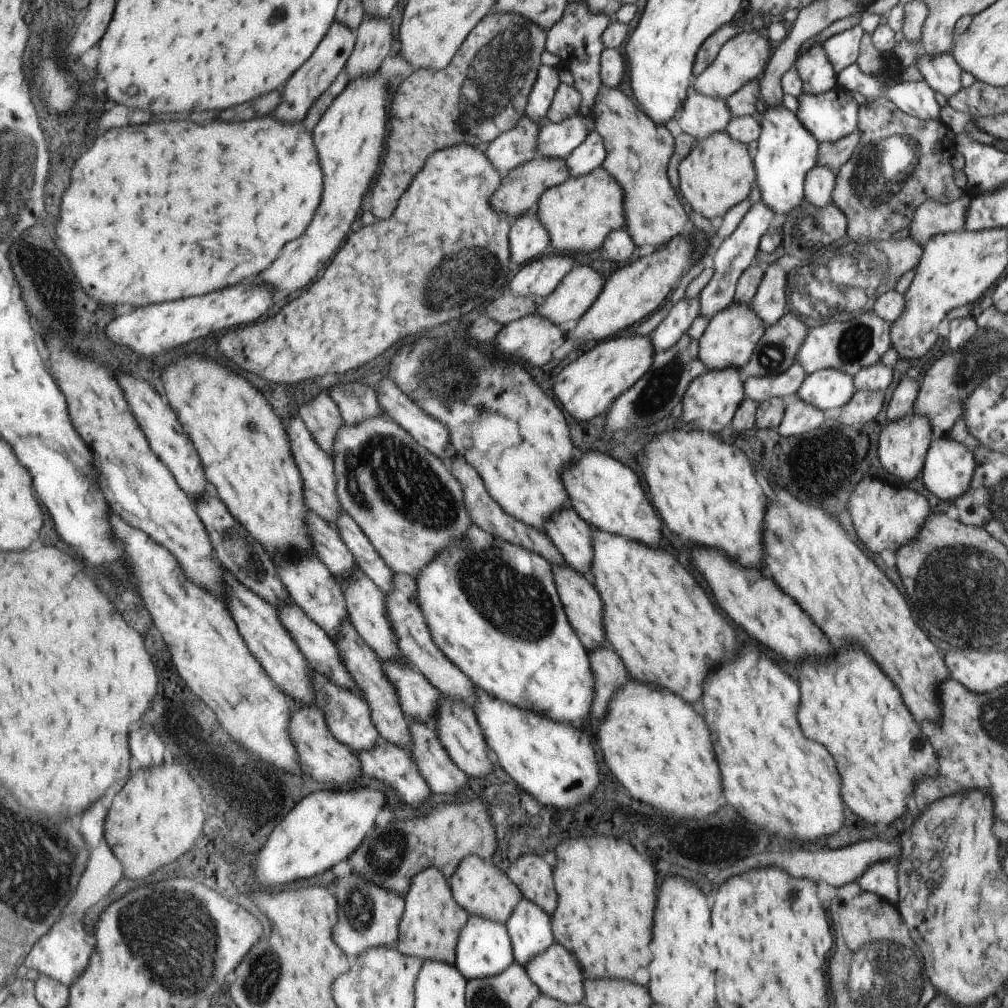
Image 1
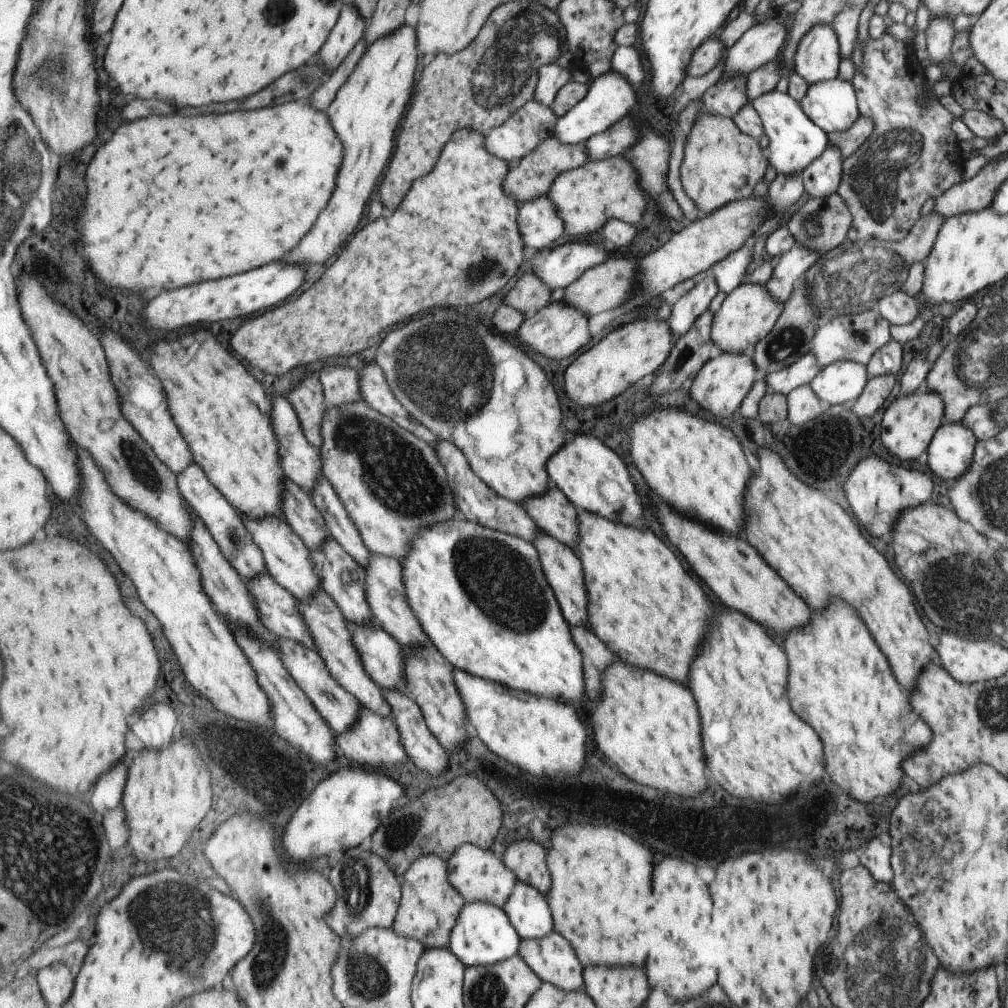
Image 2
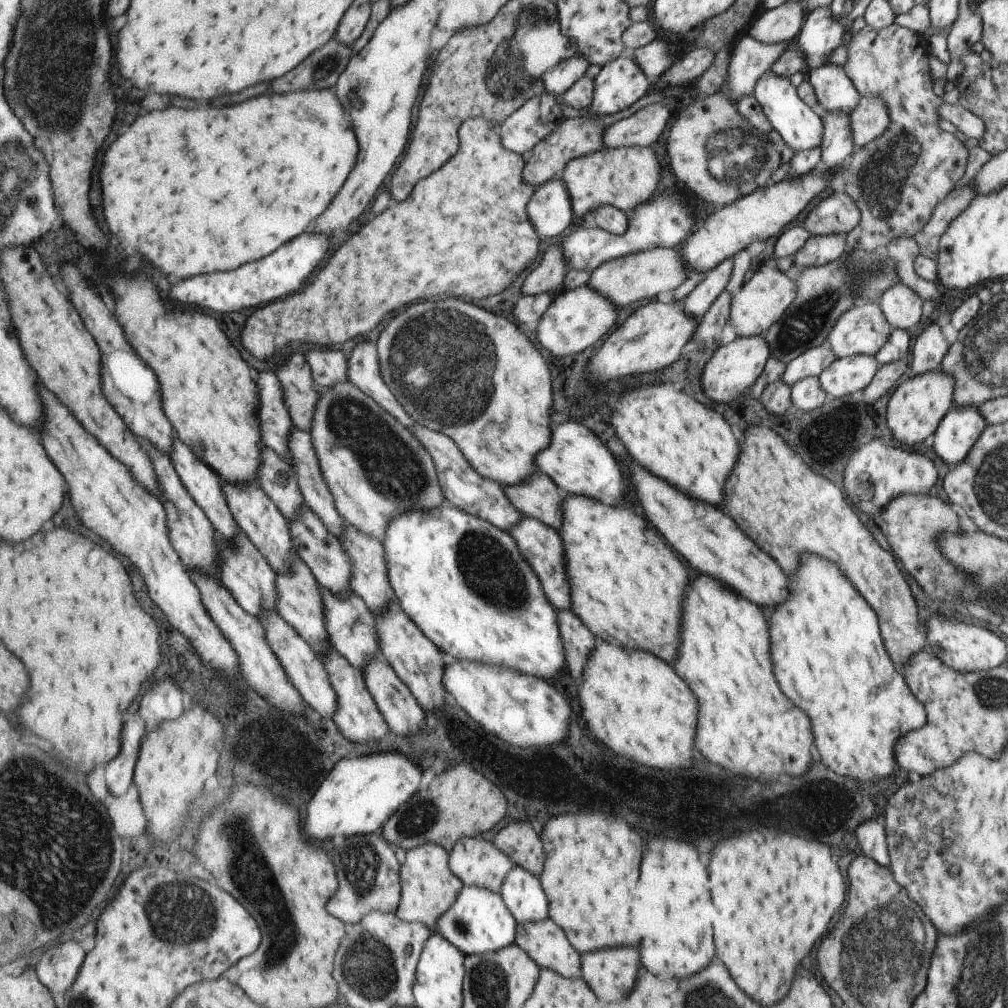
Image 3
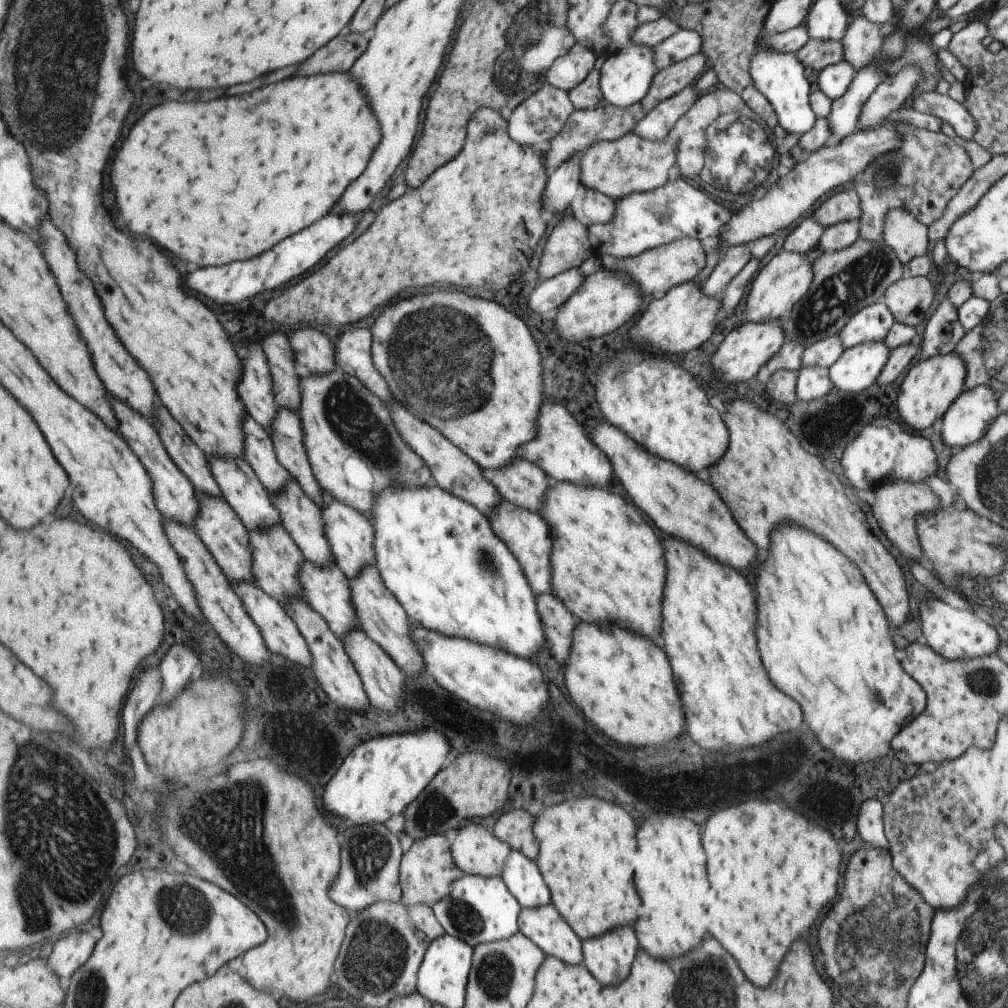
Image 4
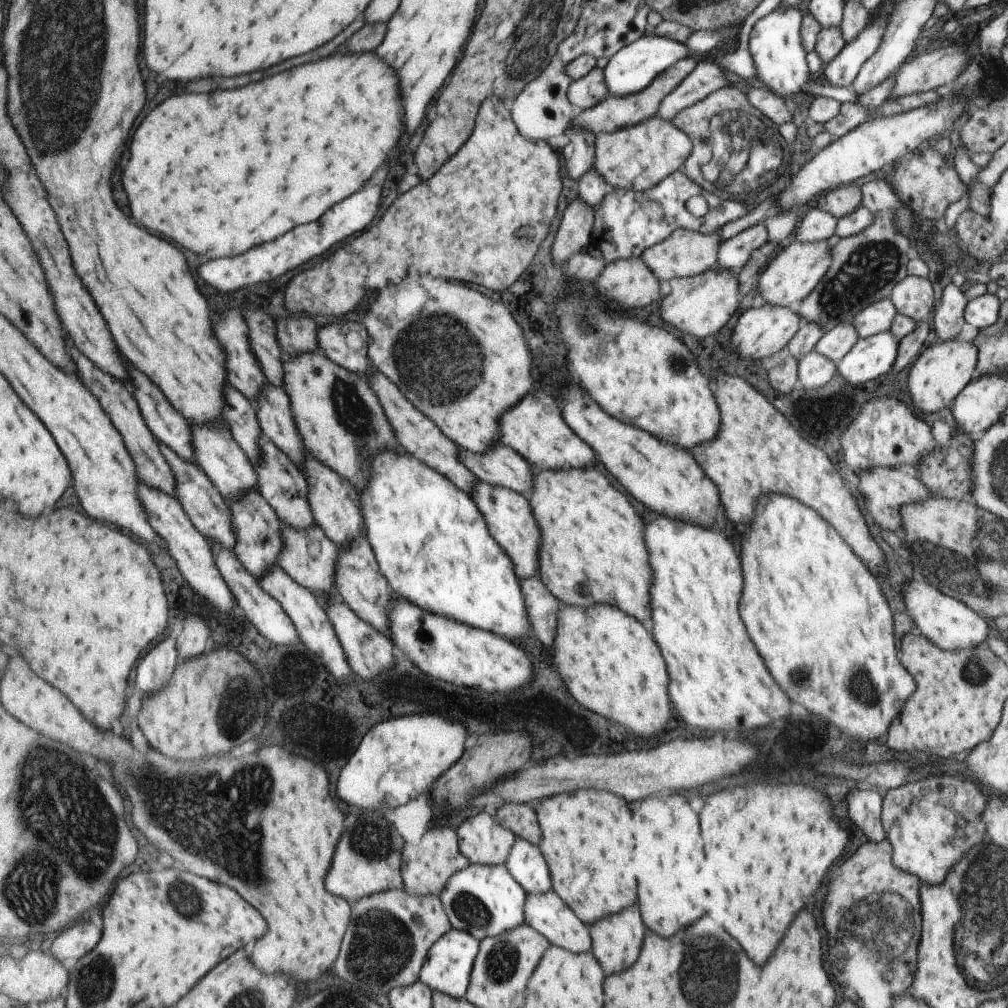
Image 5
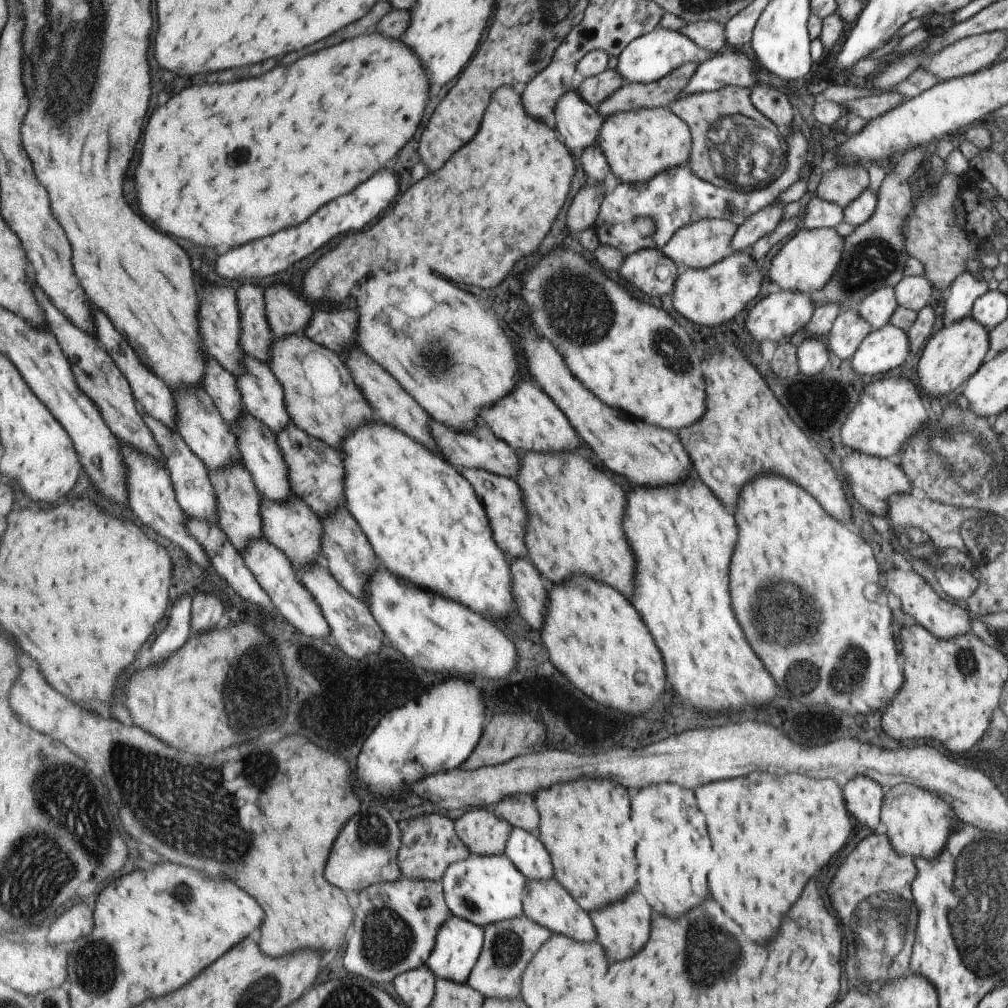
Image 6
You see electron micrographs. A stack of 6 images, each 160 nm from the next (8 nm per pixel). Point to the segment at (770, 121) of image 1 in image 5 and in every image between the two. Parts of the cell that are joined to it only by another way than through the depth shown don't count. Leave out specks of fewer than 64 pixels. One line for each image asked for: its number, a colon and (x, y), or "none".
2: (795, 141)
3: (796, 122)
4: (778, 76)
5: (775, 48)

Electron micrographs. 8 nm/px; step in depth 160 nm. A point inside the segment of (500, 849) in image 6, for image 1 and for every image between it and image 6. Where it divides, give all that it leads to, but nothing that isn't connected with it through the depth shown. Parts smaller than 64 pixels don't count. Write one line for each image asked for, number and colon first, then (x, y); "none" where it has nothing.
1: (484, 889)
2: (480, 875)
3: (477, 862)
4: (478, 851)
5: (484, 841)

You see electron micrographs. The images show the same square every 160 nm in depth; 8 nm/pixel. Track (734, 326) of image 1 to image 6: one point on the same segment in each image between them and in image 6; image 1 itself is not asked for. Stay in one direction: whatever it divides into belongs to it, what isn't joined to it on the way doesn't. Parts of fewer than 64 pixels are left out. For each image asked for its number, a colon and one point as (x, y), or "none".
2: (748, 312)
3: (759, 303)
4: (786, 277)
5: (792, 274)
6: (805, 262)

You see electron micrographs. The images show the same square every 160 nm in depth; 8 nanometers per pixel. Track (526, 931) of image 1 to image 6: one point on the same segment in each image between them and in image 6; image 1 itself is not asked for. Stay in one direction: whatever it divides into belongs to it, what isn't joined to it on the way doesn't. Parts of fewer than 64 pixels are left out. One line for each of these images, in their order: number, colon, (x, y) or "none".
2: (528, 907)
3: (524, 892)
4: (523, 875)
5: (526, 863)
6: (527, 852)

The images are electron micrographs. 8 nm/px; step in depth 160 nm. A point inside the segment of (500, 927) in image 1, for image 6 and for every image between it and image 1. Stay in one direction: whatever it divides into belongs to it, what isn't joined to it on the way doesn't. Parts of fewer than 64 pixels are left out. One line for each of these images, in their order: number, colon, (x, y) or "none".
2: (484, 934)
3: (479, 922)
4: (481, 909)
5: (486, 901)
6: (486, 889)

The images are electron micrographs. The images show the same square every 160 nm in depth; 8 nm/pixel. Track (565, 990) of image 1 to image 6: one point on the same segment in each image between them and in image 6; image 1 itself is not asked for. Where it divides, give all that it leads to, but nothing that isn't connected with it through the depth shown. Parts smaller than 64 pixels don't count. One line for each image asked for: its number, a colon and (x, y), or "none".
2: (552, 958)
3: (545, 941)
4: (545, 925)
5: (547, 913)
6: (547, 903)

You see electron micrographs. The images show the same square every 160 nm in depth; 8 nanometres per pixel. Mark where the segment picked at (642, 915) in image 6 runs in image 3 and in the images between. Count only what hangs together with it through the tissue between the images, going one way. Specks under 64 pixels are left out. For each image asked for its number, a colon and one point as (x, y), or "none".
3: (611, 972)
4: (608, 958)
5: (616, 942)

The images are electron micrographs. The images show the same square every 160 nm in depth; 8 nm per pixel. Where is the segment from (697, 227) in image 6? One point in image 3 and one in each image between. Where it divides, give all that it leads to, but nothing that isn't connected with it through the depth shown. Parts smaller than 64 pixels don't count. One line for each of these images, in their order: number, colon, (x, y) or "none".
3: (638, 276)
4: (663, 267)
5: (686, 253)

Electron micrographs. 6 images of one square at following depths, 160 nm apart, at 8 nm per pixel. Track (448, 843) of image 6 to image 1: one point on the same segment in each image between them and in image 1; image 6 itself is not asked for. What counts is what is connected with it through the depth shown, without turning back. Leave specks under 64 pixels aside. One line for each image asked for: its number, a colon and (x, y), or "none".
1: (433, 920)
2: (430, 907)
3: (429, 887)
4: (428, 871)
5: (428, 868)

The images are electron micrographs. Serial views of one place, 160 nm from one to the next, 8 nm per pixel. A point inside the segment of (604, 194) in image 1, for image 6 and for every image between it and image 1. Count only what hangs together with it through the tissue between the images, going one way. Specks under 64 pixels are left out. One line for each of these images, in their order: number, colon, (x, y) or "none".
2: (586, 197)
3: (623, 177)
4: (630, 164)
5: (637, 158)
6: (638, 144)

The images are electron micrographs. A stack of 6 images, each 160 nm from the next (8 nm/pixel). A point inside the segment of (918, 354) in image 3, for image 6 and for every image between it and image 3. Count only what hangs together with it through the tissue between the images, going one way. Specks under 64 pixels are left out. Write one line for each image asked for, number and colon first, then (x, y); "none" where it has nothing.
4: (943, 330)
5: (948, 320)
6: (966, 288)

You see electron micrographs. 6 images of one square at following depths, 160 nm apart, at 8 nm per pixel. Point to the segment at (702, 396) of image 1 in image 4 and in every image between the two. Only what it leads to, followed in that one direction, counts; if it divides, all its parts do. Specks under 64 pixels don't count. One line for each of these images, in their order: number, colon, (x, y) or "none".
2: (721, 385)
3: (733, 367)
4: (749, 346)

